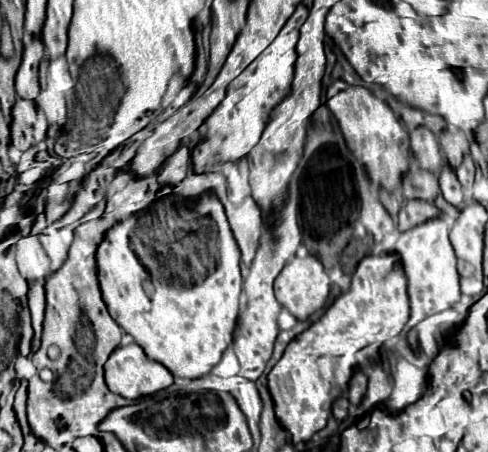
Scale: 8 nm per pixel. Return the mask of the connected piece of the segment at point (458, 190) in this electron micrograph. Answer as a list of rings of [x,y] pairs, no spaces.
[[[444,164],[442,172],[440,172],[440,190],[442,190],[442,196],[446,198],[446,202],[450,202],[456,208],[462,206],[462,202],[464,202],[462,186],[460,186],[456,174],[450,170],[448,164]]]

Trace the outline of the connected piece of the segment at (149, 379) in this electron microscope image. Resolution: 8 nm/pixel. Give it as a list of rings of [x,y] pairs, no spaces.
[[[132,342],[118,346],[104,364],[106,386],[128,400],[154,394],[172,384],[172,374],[158,362],[150,360],[144,350]]]

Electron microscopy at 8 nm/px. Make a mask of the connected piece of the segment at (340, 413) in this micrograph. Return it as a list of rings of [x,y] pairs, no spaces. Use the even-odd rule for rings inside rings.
[[[340,396],[340,398],[334,400],[332,414],[334,414],[336,420],[344,420],[348,416],[348,400],[346,400],[346,396]]]

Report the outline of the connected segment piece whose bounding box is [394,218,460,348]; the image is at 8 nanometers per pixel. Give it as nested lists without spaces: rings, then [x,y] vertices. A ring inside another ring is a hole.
[[[432,218],[432,220],[426,220],[406,232],[400,232],[400,236],[394,244],[394,252],[400,254],[400,260],[402,260],[406,278],[408,278],[408,296],[410,296],[412,314],[406,324],[406,334],[414,348],[416,348],[416,332],[410,328],[414,328],[426,316],[442,312],[460,300],[456,254],[448,240],[448,232],[450,230],[442,218]]]

